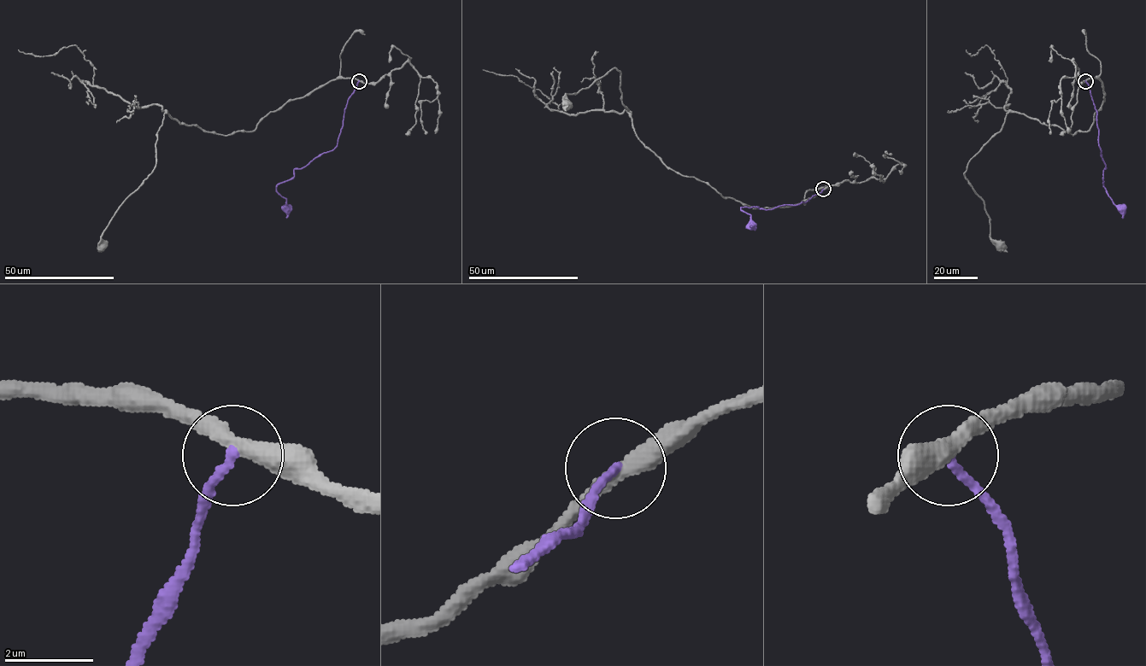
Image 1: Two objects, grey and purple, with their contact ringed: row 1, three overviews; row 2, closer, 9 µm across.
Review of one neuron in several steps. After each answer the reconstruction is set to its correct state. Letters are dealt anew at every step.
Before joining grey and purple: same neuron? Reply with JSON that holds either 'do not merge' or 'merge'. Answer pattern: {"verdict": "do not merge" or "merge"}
{"verdict": "do not merge"}

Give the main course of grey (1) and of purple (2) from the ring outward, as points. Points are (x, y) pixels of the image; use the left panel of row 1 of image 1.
1: (358, 80), (331, 80), (228, 135), (167, 111), (155, 168), (103, 246)
2: (358, 81), (344, 111), (337, 145), (295, 169), (292, 178), (277, 185), (287, 208)

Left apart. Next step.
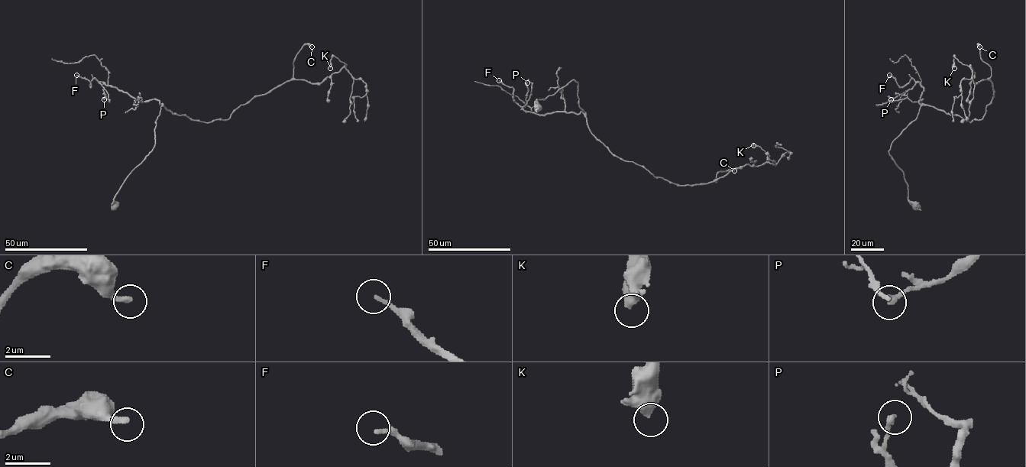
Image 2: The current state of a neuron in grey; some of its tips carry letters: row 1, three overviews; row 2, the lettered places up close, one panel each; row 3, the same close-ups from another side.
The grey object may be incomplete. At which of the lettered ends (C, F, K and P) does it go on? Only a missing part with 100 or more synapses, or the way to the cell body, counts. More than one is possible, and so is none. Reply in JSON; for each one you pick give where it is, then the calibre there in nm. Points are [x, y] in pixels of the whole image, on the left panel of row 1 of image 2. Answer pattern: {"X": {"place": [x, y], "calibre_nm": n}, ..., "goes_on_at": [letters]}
{"C": {"place": [312, 47], "calibre_nm": 260}, "goes_on_at": ["C"]}

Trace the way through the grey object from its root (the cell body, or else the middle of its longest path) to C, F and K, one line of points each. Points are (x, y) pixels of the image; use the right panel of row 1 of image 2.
C: (915, 205), (888, 152), (891, 143), (921, 105), (970, 122), (983, 118), (994, 91), (991, 67), (979, 47)
F: (915, 205), (908, 199), (904, 173), (888, 151), (915, 119), (924, 88), (912, 78), (900, 87), (889, 75)
K: (915, 205), (891, 143), (921, 105), (970, 122), (994, 96), (992, 83), (975, 83), (954, 56), (954, 68)

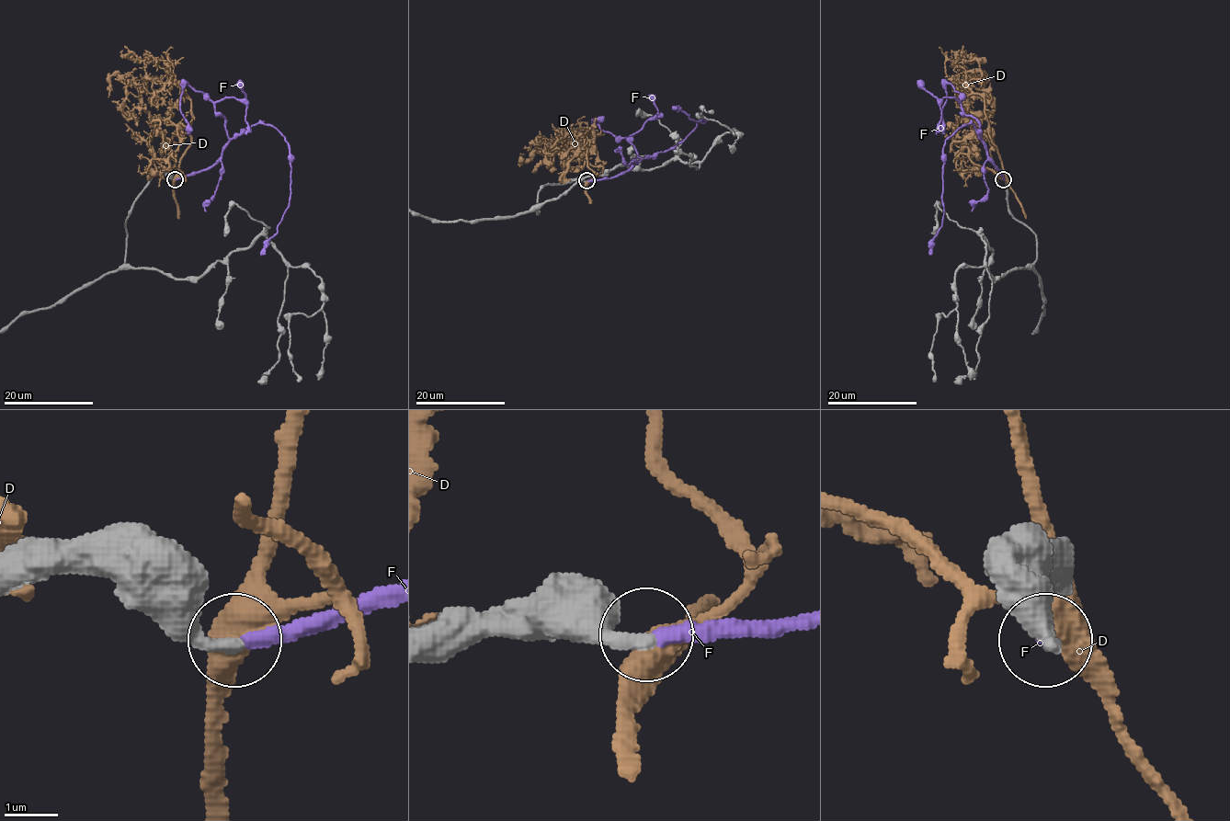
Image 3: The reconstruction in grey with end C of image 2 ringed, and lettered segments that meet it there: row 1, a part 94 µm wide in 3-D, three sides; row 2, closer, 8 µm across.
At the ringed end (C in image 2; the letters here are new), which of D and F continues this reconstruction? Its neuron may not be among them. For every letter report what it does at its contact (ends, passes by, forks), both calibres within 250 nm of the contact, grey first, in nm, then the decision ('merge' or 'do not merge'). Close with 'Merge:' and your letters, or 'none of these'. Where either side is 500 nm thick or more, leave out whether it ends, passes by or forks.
D: 320/550 nm | do not merge
F: it ends | 280/300 nm | merge
Merge: F

